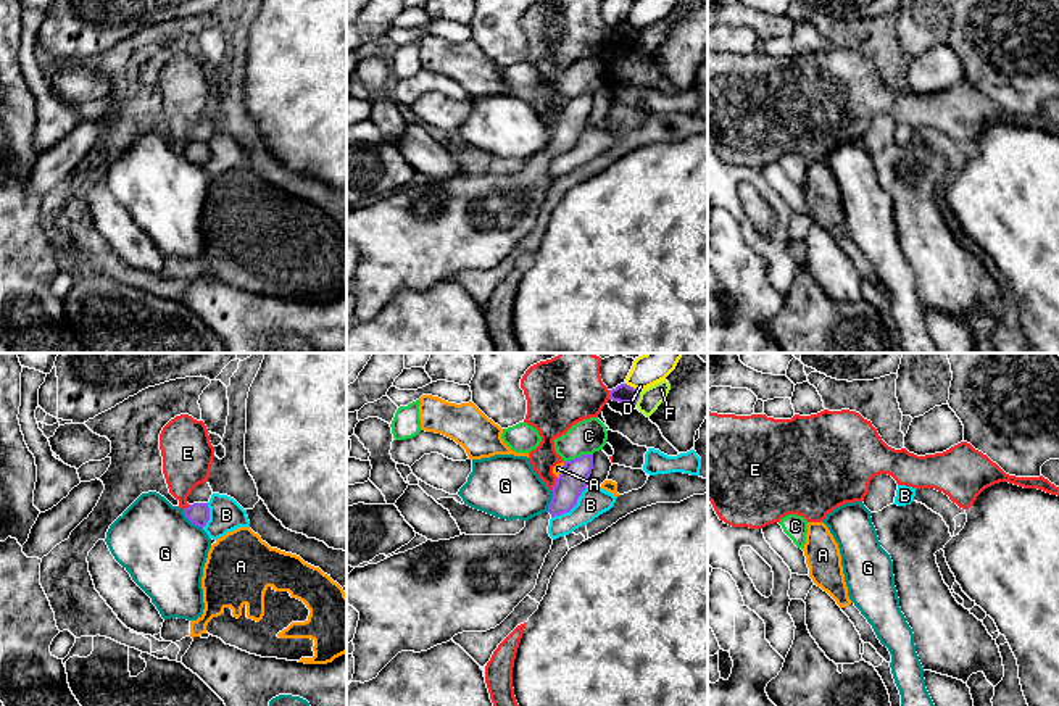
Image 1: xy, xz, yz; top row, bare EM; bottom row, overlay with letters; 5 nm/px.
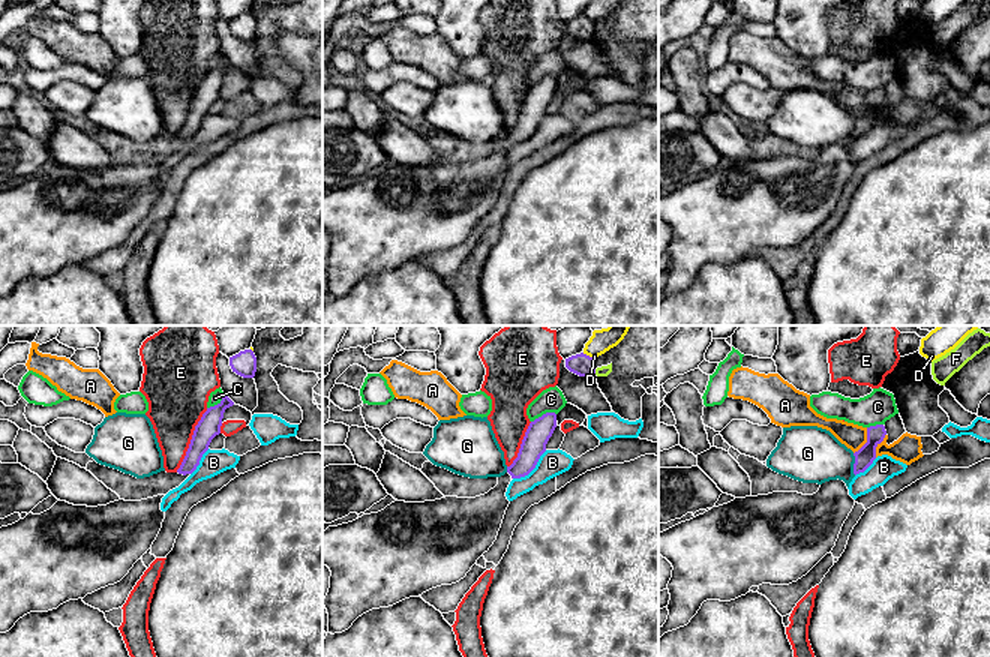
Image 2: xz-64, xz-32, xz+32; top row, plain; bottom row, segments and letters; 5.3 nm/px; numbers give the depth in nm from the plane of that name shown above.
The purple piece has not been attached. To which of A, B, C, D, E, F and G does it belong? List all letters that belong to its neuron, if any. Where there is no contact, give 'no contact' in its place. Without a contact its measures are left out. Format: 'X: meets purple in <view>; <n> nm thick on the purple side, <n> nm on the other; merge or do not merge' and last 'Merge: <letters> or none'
A: meets purple in xz; 140 nm thick on the purple side, 50 nm on the other; do not merge
B: meets purple in xz; 140 nm thick on the purple side, 140 nm on the other; do not merge
C: meets purple in xz; 140 nm thick on the purple side, 170 nm on the other; do not merge
D: meets purple in xz; 100 nm thick on the purple side, 170 nm on the other; do not merge
E: meets purple in xz; 140 nm thick on the purple side, 140 nm on the other; do not merge
F: meets purple in xz; 100 nm thick on the purple side, 110 nm on the other; do not merge
G: meets purple in xy; 110 nm thick on the purple side, 400 nm on the other; do not merge
Merge: none

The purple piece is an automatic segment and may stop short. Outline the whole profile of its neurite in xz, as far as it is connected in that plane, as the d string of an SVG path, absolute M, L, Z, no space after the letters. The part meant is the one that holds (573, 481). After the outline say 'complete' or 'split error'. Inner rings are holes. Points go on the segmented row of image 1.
M593 455L564 461L546 513L529 521L516 535L459 535L393 554L377 564L355 567L347 575L347 604L359 613L353 638L351 682L369 682L401 651L427 651L463 632L487 632L500 625L535 588L551 550L550 519L569 513L593 469Z; split error

